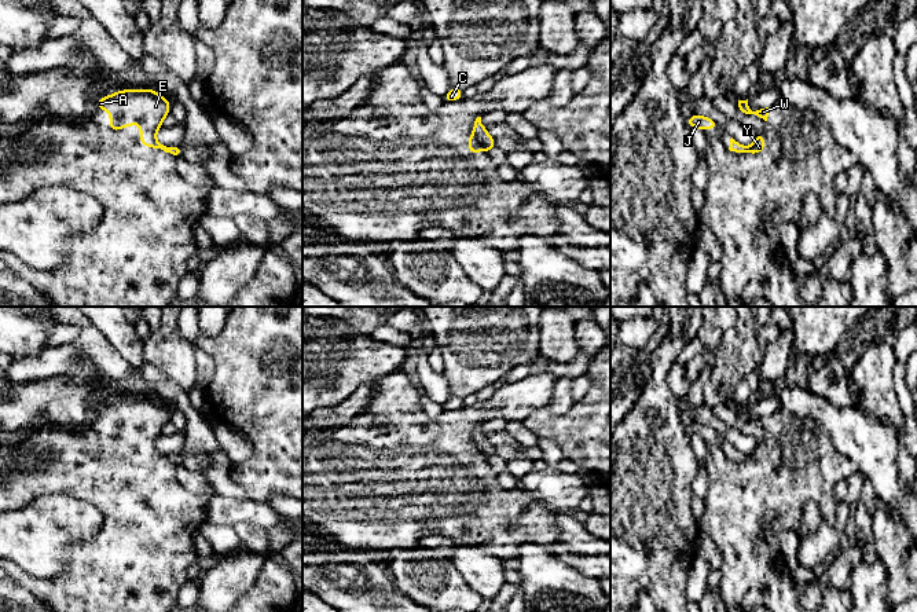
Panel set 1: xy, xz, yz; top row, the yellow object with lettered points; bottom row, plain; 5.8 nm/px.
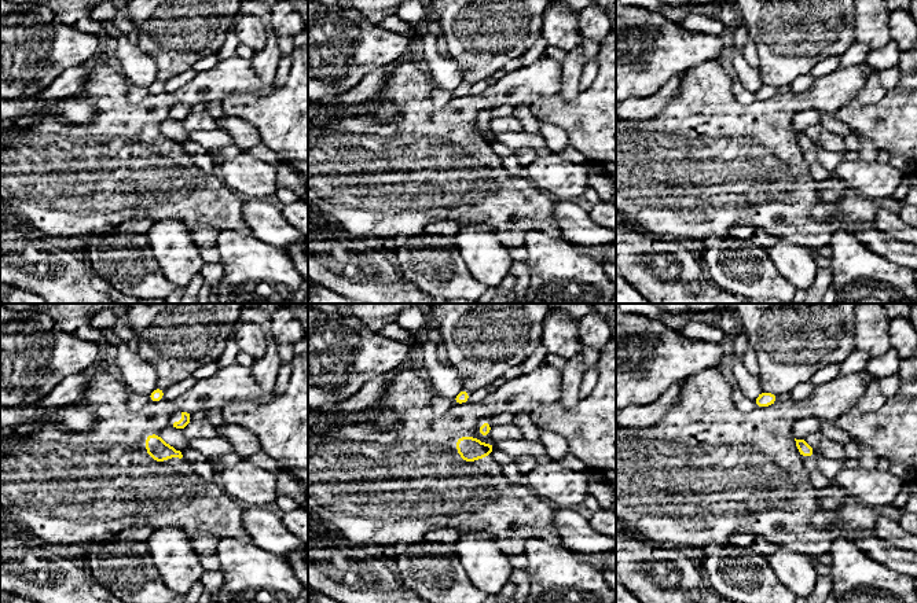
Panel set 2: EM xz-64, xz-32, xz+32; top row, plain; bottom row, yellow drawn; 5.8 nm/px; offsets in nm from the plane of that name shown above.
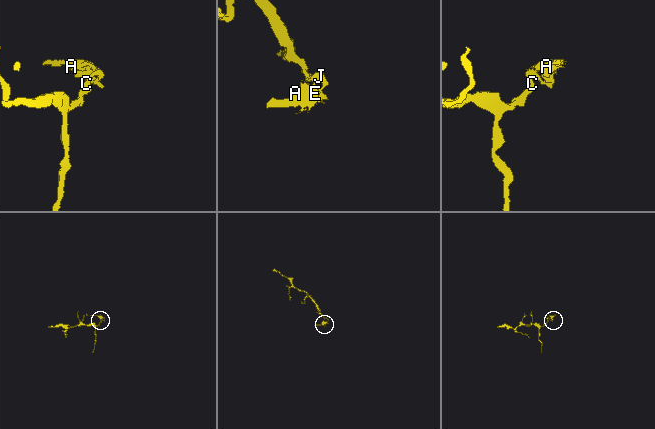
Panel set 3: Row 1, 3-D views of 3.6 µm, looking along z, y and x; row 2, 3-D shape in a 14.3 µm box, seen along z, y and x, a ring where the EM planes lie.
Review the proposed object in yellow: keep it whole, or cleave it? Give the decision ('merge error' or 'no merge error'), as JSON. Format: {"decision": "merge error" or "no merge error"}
{"decision": "merge error"}

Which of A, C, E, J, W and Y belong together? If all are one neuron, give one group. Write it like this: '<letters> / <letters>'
A E W Y / C J

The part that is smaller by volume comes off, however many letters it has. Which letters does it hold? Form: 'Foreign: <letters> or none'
Foreign: A, E, W, Y

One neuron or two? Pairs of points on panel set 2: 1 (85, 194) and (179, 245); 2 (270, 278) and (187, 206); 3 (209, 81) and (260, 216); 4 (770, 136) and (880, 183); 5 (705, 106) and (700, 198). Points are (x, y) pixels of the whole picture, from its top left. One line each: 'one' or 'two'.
1: two
2: two
3: two
4: two
5: one

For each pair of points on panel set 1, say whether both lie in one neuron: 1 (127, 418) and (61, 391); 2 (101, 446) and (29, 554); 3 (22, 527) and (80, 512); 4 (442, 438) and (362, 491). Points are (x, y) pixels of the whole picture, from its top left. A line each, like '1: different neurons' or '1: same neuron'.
1: different neurons
2: different neurons
3: same neuron
4: same neuron

